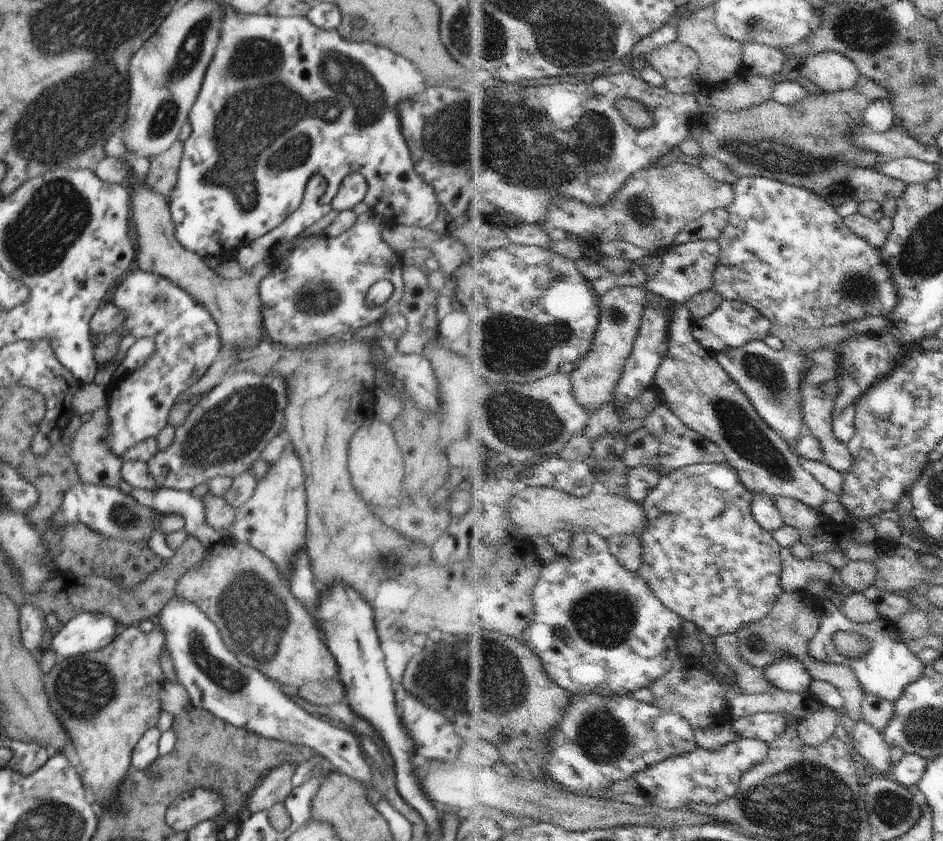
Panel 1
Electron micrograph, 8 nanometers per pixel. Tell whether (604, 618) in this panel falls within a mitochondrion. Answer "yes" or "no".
yes

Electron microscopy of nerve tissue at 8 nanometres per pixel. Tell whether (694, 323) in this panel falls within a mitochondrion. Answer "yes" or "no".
no

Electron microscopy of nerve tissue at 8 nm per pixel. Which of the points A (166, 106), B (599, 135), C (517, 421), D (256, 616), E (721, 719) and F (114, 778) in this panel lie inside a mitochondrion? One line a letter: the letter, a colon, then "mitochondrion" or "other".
A: mitochondrion
B: mitochondrion
C: mitochondrion
D: mitochondrion
E: other
F: other

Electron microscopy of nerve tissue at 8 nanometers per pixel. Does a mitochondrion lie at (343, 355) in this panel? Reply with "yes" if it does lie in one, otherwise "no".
no

